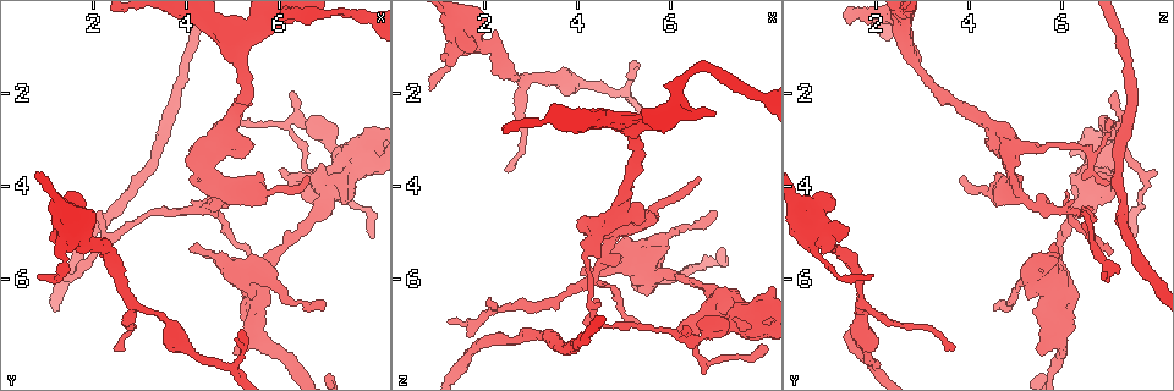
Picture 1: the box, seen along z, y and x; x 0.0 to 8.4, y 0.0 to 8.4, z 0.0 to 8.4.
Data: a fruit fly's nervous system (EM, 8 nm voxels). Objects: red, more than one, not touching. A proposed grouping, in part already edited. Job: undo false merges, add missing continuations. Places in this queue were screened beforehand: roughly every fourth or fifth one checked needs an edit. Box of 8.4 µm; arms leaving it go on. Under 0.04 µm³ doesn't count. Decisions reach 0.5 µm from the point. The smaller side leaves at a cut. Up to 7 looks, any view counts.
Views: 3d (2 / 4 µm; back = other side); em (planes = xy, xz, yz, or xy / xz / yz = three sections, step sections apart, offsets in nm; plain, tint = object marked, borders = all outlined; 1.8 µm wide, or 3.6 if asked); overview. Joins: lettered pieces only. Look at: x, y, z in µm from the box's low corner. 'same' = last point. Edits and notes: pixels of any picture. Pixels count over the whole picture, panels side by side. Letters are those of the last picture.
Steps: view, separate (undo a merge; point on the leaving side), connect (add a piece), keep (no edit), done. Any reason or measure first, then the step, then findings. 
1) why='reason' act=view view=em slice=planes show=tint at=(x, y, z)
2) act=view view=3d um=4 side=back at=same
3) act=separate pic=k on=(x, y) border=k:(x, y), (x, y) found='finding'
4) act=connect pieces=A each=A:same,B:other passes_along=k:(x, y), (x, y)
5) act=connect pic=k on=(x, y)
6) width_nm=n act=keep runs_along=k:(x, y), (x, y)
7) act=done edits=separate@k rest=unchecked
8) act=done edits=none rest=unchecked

act=view view=em slice=planes show=borders at=(1.75, 4.30, 1.15)

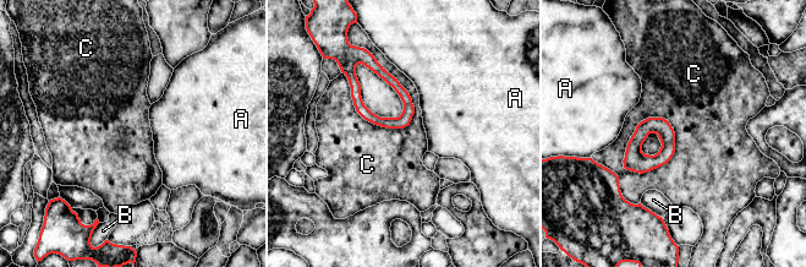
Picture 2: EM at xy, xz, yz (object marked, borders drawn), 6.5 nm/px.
act=keep each=A:other,B:other,C:other runs_along=2:(352, 80), (372, 118), (406, 121) found='none of them fits'

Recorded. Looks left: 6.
why='four arms meet' act=view view=em slice=yz step=8 show=tint at=(5.60, 5.95, 5.90)

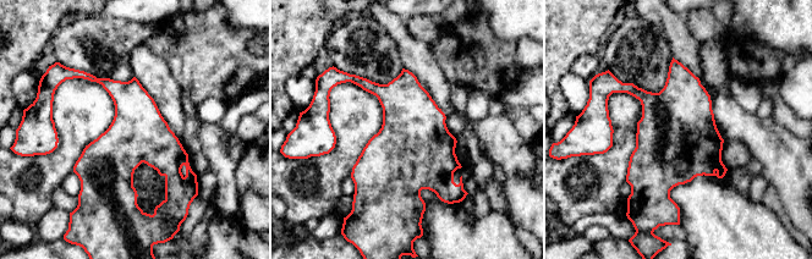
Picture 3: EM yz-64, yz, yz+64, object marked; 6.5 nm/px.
act=view view=em slice=planes show=tint at=same

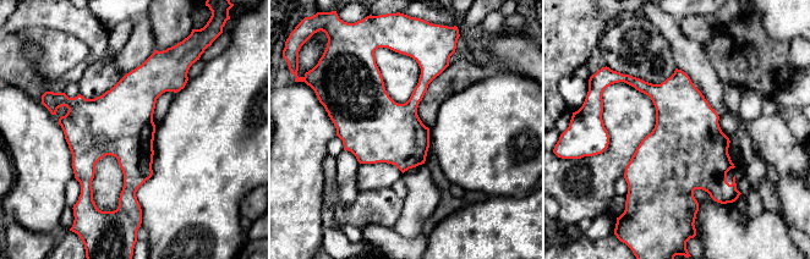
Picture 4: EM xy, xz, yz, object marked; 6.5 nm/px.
why='see the neighbours' act=view view=em slice=planes show=borders at=same

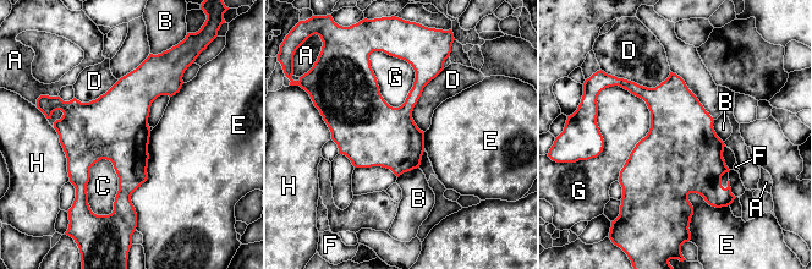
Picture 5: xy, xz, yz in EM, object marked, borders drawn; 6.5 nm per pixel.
act=keep each=A:other,B:other,C:other,D:other,E:other,F:other,G:other,H:other border=5:(444, 69), (412, 111), (423, 132) found='one cell here'

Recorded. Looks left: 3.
why='abrupt turn' act=view view=em slice=yz step=16 show=borders at=(4.25, 3.15, 6.20)

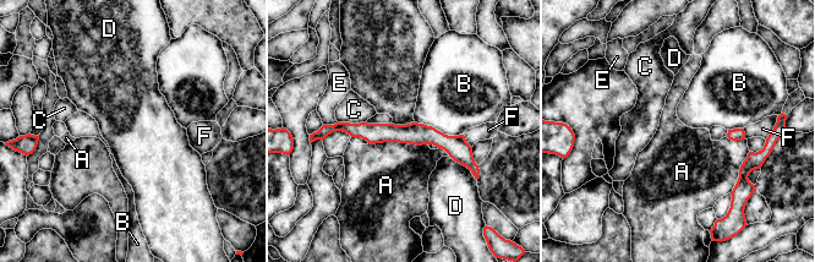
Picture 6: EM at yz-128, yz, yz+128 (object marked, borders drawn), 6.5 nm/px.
act=view view=em slice=planes show=borders at=same

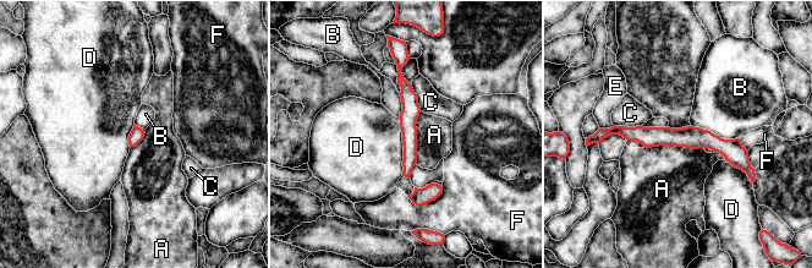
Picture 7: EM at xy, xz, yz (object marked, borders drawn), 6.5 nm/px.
act=keep each=A:other,B:other,C:other,D:other,E:other,F:other border=7:(398, 118), (402, 143), (402, 175) found='one cell here'

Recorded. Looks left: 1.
act=done edits=none rest=unchecked

